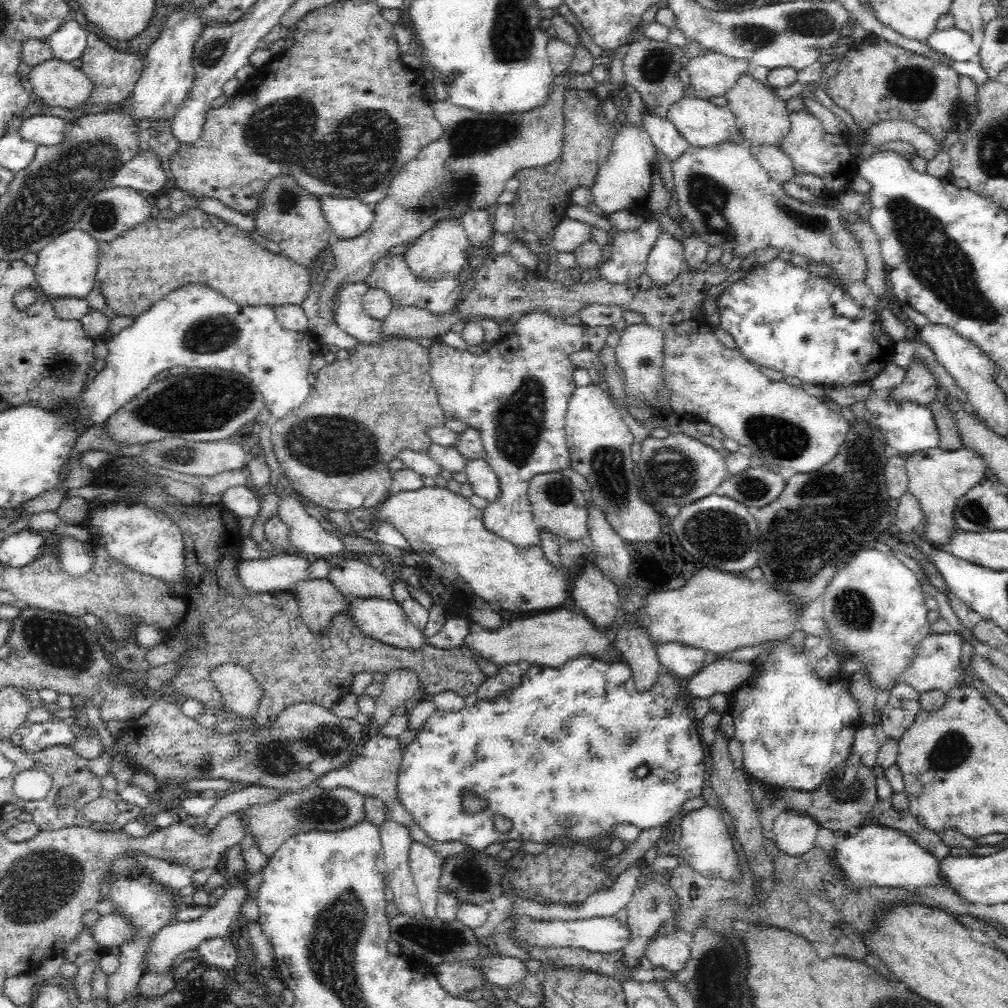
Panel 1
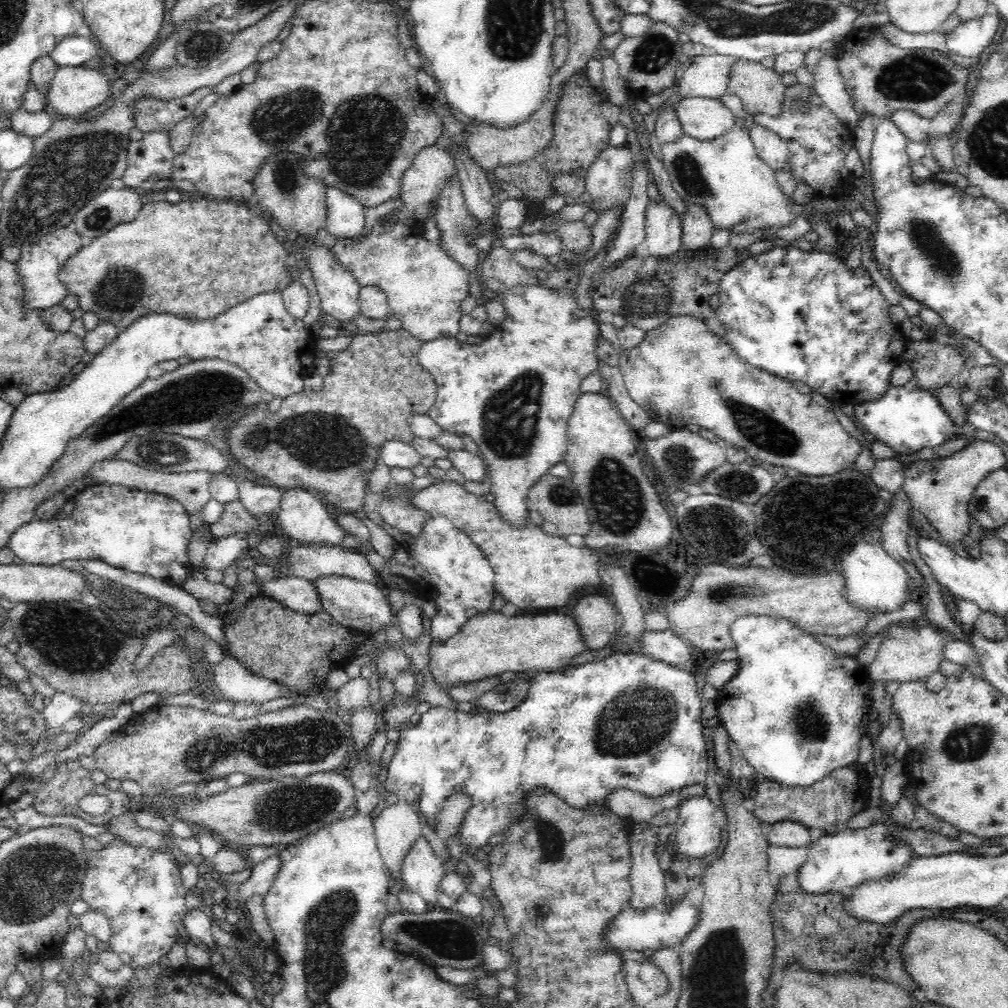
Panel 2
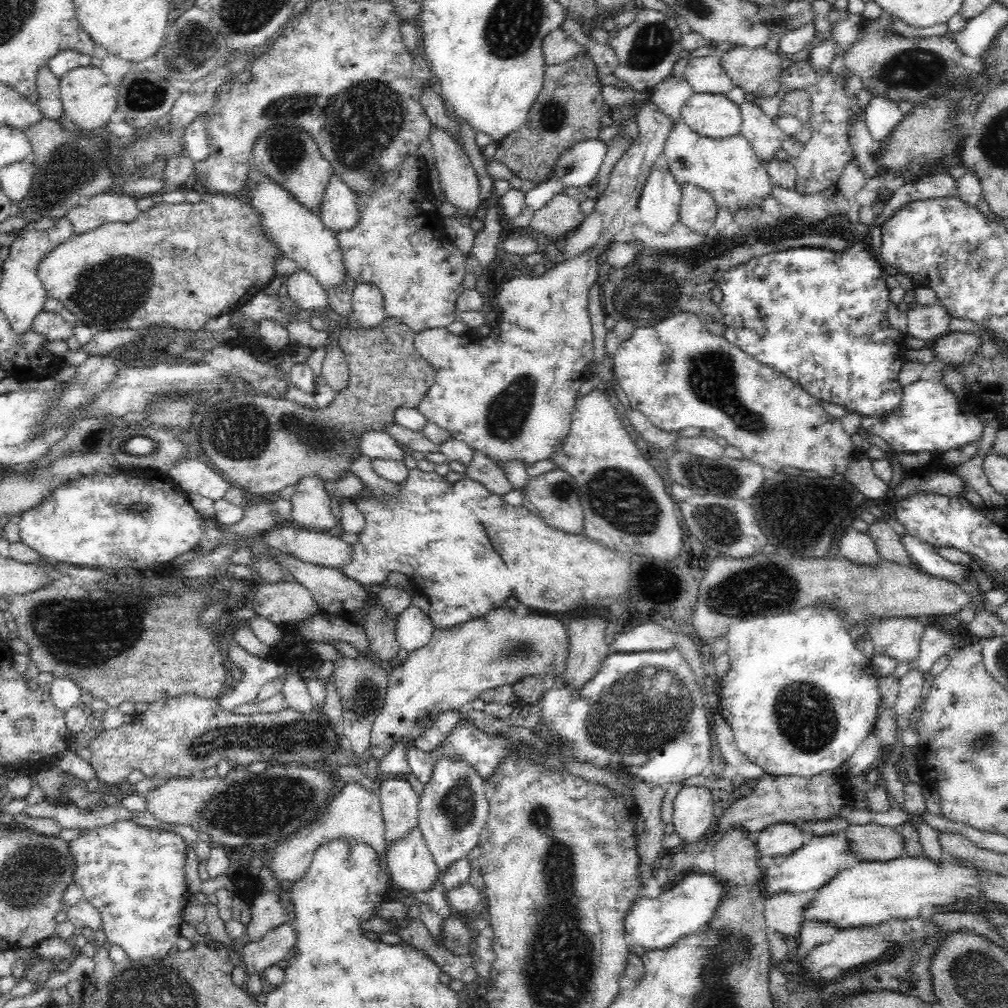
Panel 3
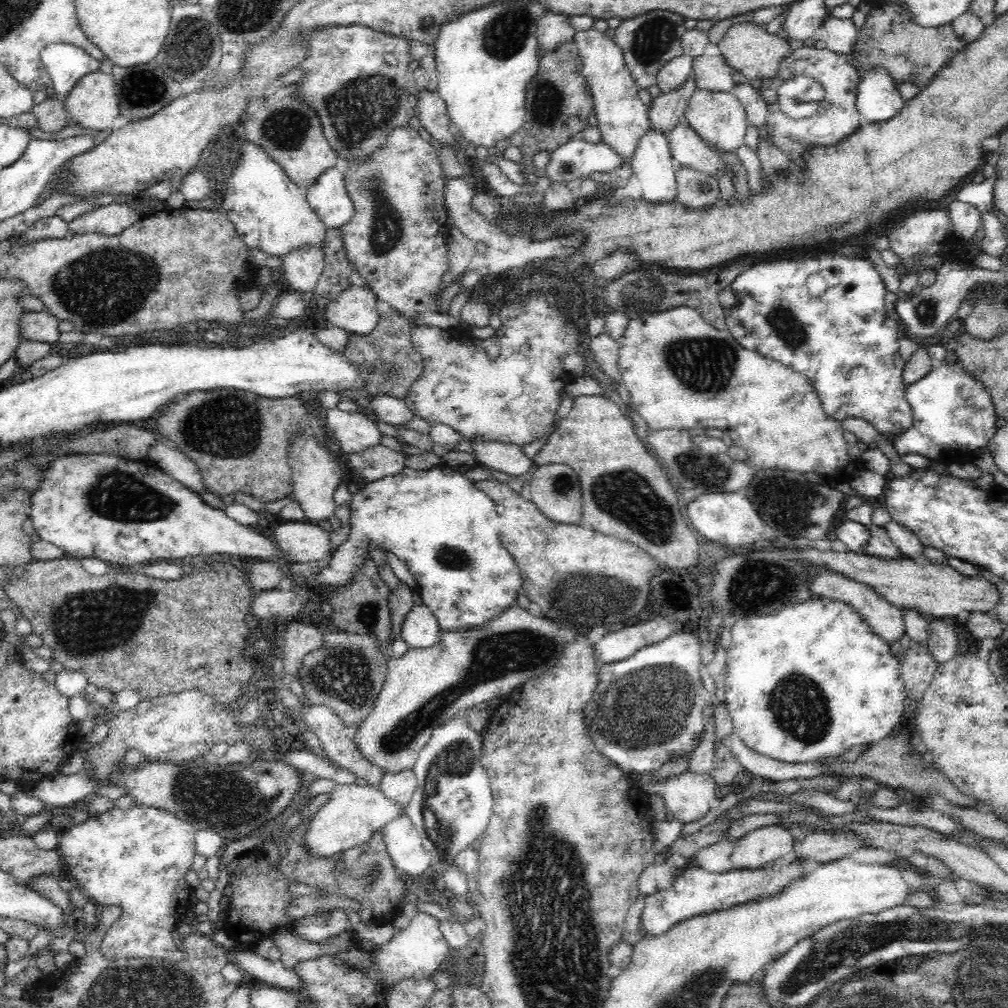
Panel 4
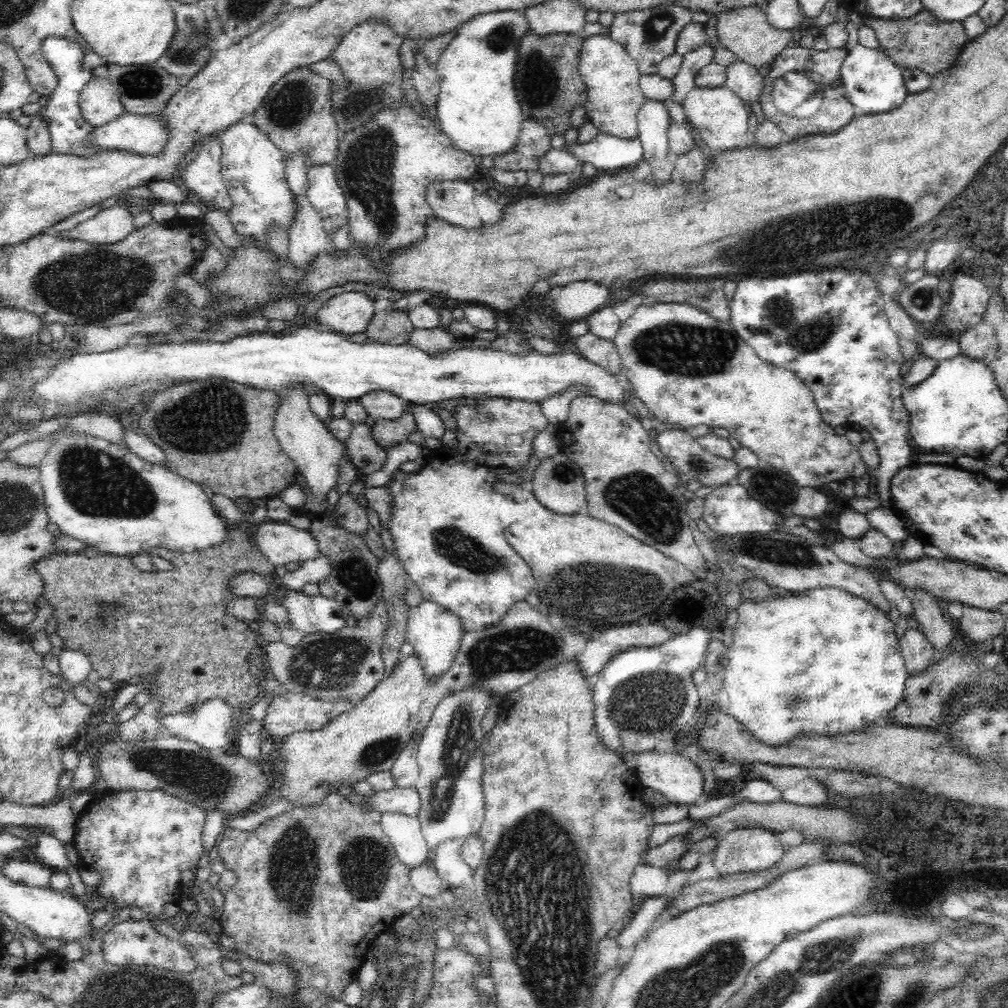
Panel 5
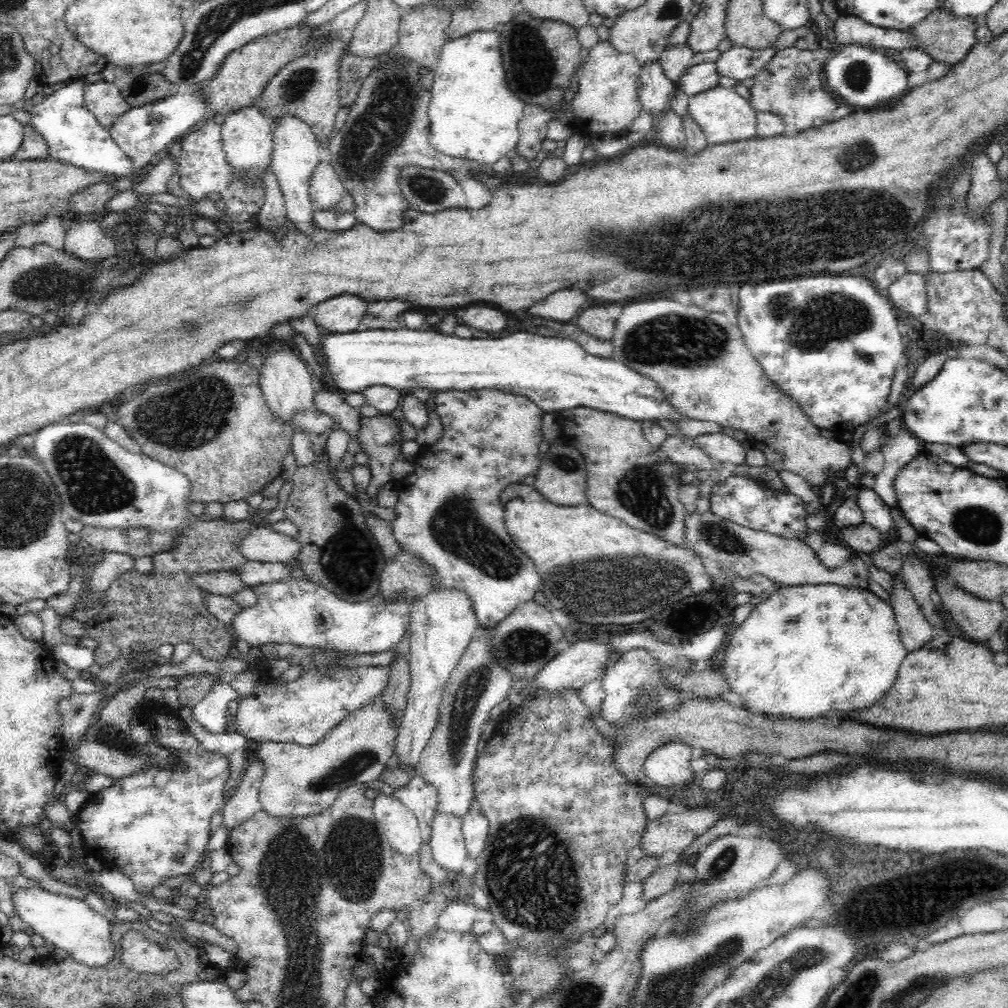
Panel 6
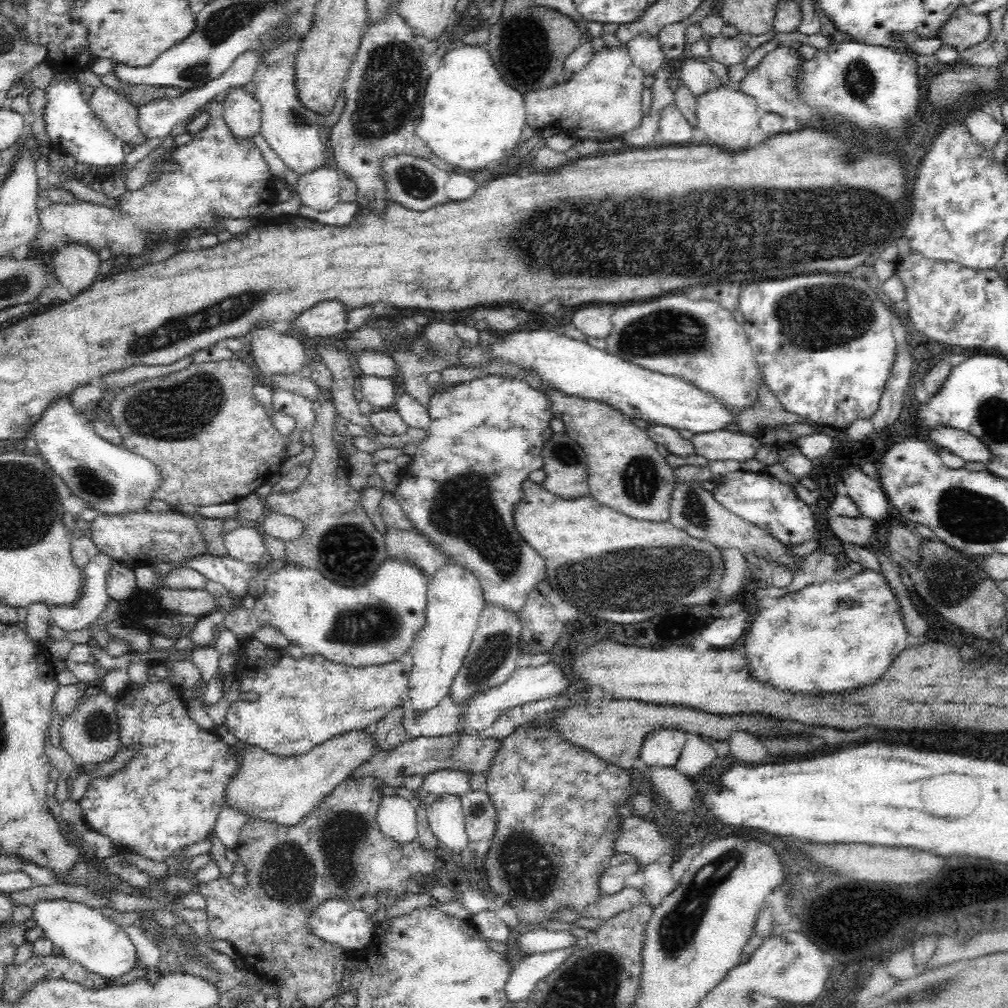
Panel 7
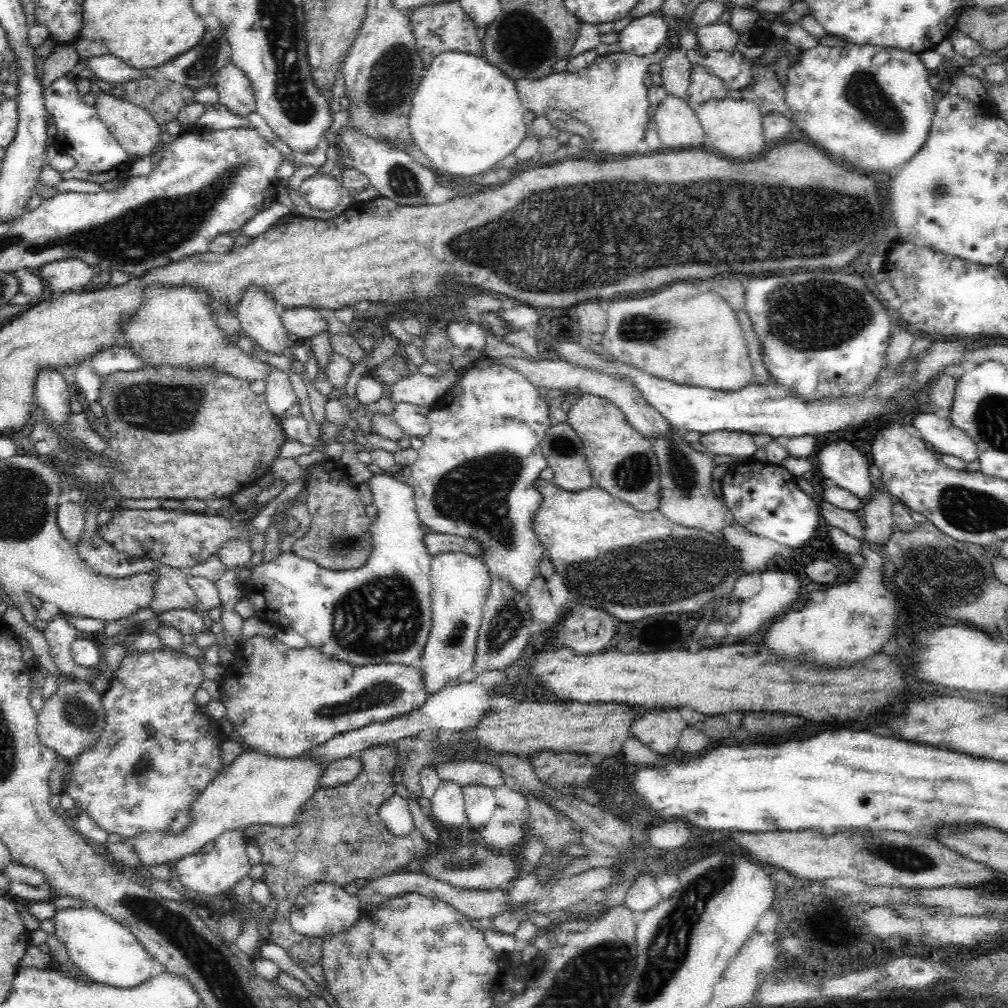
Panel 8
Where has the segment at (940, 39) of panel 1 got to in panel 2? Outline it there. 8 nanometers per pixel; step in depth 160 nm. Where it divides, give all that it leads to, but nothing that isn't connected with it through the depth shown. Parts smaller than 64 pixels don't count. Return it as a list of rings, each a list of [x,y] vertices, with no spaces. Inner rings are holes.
[[[987,10],[980,18],[960,22],[954,30],[946,32],[946,45],[952,54],[974,59],[992,42],[1000,22],[996,11]]]

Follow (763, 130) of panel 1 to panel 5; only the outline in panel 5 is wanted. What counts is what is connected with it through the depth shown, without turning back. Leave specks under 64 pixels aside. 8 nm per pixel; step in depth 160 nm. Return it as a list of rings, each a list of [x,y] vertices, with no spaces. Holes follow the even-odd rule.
[[[756,5],[744,6],[739,9],[731,9],[725,13],[717,14],[718,37],[726,50],[730,50],[738,56],[738,61],[760,68],[767,64],[770,66],[778,56],[788,49],[788,42],[793,35],[788,30],[775,29],[767,19],[767,14]]]

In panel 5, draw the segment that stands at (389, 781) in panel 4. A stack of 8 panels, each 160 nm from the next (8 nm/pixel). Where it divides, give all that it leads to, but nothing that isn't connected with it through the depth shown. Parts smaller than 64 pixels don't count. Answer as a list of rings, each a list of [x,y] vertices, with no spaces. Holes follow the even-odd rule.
[[[419,733],[413,734],[413,740],[405,746],[391,768],[392,779],[395,788],[413,788],[419,780],[419,766],[417,763],[416,753],[420,740]]]

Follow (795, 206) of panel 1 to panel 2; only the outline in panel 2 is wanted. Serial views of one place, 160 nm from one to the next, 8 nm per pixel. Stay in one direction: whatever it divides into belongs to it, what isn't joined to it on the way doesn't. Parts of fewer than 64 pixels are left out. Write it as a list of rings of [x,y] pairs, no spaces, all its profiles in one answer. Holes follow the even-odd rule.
[[[726,93],[719,98],[730,111],[734,113],[735,125],[726,134],[716,137],[714,140],[701,141],[686,134],[677,141],[671,141],[662,145],[663,164],[672,180],[674,190],[688,205],[703,206],[708,213],[715,230],[724,229],[731,234],[756,233],[759,231],[771,231],[785,228],[792,224],[798,214],[789,206],[790,197],[787,197],[778,184],[774,169],[770,168],[756,152],[755,146],[744,129],[744,109],[740,97]]]

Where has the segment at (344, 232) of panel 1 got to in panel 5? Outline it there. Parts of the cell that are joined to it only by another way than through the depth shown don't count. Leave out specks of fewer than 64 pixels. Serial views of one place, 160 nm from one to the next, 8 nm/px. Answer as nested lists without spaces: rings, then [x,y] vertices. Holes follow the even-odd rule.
[[[323,164],[307,168],[307,199],[316,214],[325,218],[347,218],[347,202],[339,185],[333,165]]]

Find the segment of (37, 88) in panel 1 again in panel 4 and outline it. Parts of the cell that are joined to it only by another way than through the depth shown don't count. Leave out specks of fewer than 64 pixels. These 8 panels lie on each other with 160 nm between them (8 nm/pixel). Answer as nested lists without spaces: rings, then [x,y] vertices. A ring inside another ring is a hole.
[[[98,70],[84,74],[76,80],[76,84],[68,90],[68,96],[64,104],[69,120],[74,120],[84,128],[92,130],[109,130],[111,131],[114,118],[119,116],[119,104],[115,91],[115,78],[113,73],[104,73]]]

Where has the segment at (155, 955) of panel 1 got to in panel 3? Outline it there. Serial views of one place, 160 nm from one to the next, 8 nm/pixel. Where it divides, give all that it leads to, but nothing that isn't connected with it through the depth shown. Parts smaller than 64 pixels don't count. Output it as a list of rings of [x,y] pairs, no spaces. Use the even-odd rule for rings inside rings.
[[[358,781],[347,783],[340,794],[335,794],[327,804],[324,812],[316,820],[294,832],[287,840],[282,841],[268,854],[265,864],[278,886],[285,886],[298,880],[302,872],[310,867],[314,852],[320,844],[339,841],[342,838],[359,840],[369,844],[376,853],[384,855],[384,819],[382,819],[379,796],[366,790]]]

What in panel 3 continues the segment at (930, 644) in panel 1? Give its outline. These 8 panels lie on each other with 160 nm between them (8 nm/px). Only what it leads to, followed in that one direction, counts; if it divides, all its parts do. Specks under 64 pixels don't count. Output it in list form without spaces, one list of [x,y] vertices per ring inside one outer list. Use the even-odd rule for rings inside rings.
[[[869,617],[866,627],[878,654],[892,658],[897,664],[916,663],[919,659],[924,622],[910,617]]]

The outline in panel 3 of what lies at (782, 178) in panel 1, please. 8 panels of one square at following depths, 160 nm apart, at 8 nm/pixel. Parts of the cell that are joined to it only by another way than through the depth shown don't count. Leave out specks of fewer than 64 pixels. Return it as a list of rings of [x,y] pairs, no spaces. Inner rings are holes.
[[[746,101],[741,106],[741,117],[739,133],[750,141],[757,157],[766,164],[776,159],[776,152],[783,148],[785,139],[781,128],[778,128],[755,102]]]

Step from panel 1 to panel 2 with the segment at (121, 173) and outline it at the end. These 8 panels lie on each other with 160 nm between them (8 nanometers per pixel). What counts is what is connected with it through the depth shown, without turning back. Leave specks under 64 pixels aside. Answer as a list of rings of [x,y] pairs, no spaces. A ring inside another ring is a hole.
[[[151,132],[143,133],[142,140],[130,141],[128,143],[128,164],[125,174],[120,179],[123,188],[133,189],[141,193],[159,191],[162,194],[168,191],[172,185],[172,160],[175,152],[170,149],[168,133]]]

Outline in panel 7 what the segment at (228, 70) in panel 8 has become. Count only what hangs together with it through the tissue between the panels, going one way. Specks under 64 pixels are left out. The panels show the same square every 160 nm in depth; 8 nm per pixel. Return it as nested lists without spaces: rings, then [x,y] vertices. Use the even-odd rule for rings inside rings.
[[[243,87],[229,89],[221,108],[223,119],[240,143],[253,140],[261,132],[261,104]]]

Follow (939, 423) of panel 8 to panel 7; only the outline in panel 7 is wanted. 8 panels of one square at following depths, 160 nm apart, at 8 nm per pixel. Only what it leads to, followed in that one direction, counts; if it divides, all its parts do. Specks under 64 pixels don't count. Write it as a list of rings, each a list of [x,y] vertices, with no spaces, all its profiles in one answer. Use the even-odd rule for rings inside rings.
[[[937,425],[936,428],[929,430],[929,436],[937,446],[950,450],[965,462],[988,463],[993,459],[992,451],[968,431],[948,428],[947,425]]]

